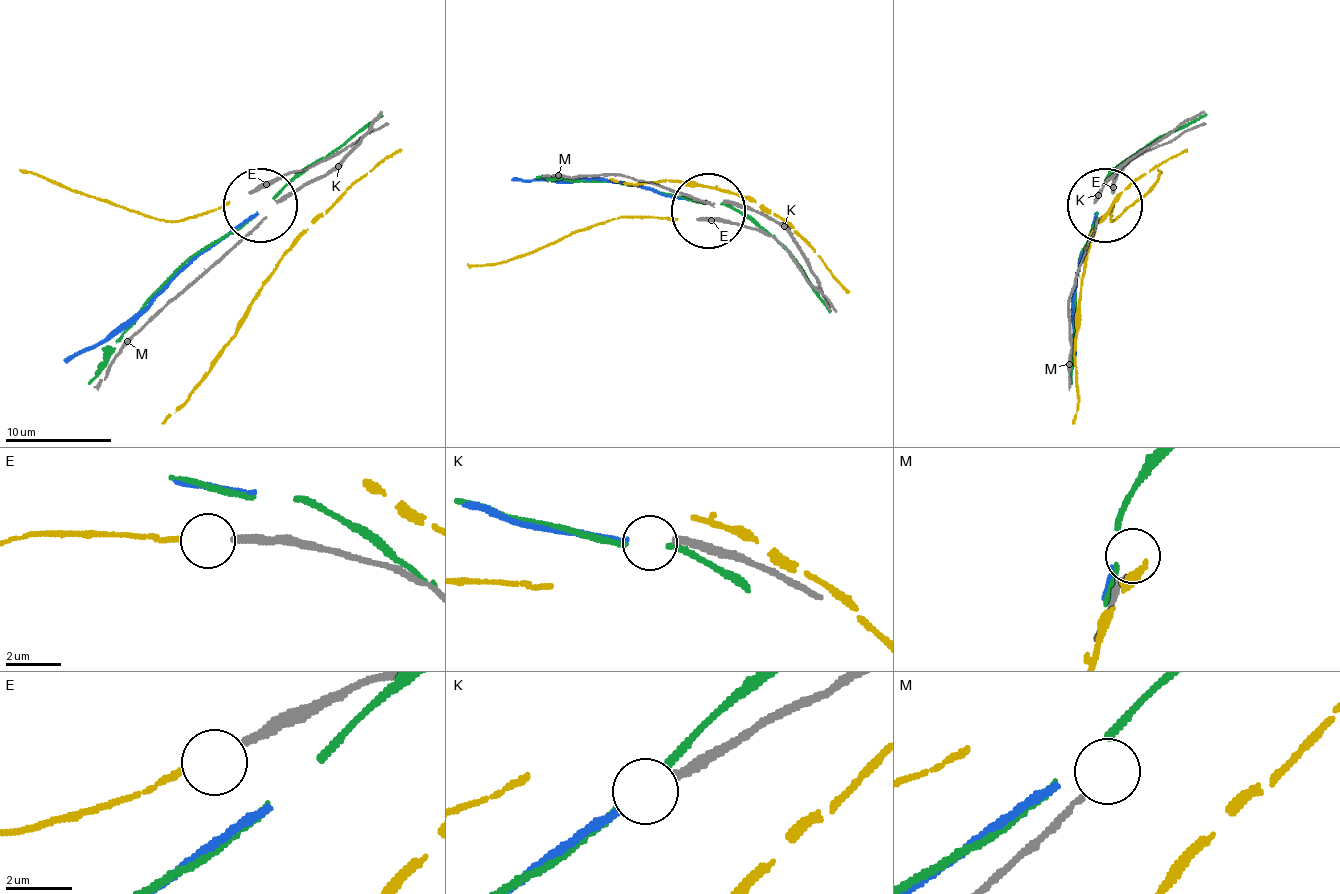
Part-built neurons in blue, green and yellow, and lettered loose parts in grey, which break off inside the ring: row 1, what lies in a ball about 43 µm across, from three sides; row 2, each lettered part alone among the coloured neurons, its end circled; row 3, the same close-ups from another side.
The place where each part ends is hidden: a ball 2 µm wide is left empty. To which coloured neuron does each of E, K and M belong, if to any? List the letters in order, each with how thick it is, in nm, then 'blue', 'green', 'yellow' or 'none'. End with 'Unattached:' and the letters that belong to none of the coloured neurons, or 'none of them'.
E: calibre 280 nm; yellow
K: calibre 300 nm; blue
M: calibre 150 nm; none
Unattached: M

